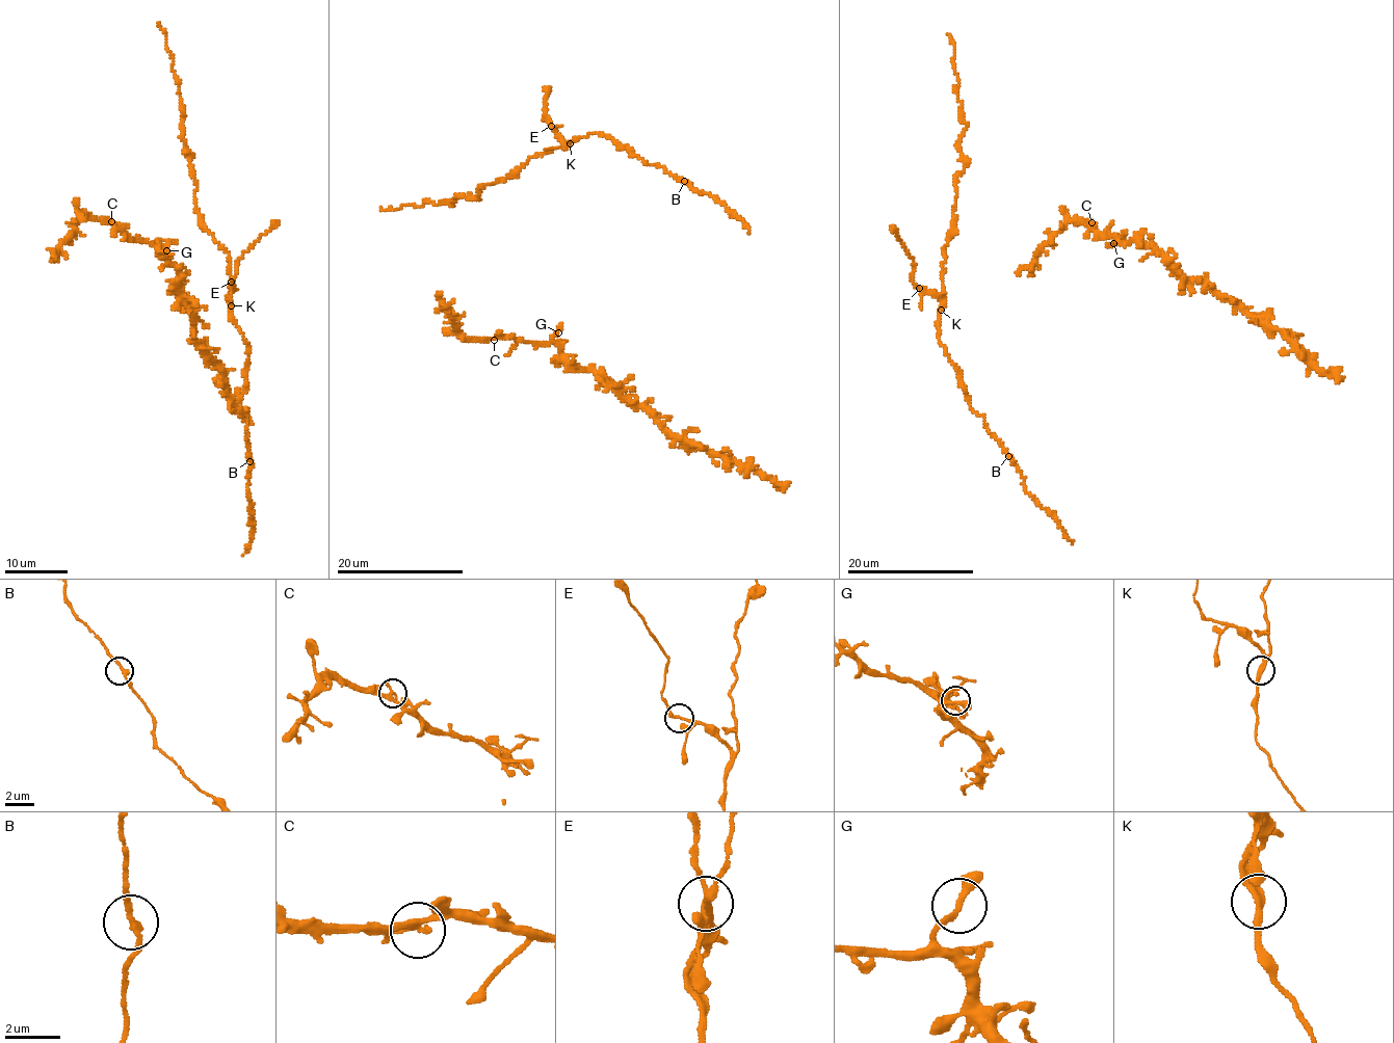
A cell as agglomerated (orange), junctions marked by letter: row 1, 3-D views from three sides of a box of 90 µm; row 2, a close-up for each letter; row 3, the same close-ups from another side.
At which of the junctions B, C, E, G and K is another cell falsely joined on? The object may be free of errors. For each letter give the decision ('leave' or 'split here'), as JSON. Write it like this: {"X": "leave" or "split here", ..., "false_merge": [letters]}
{"B": "leave", "C": "leave", "E": "leave", "G": "leave", "K": "split here", "false_merge": ["K"]}

